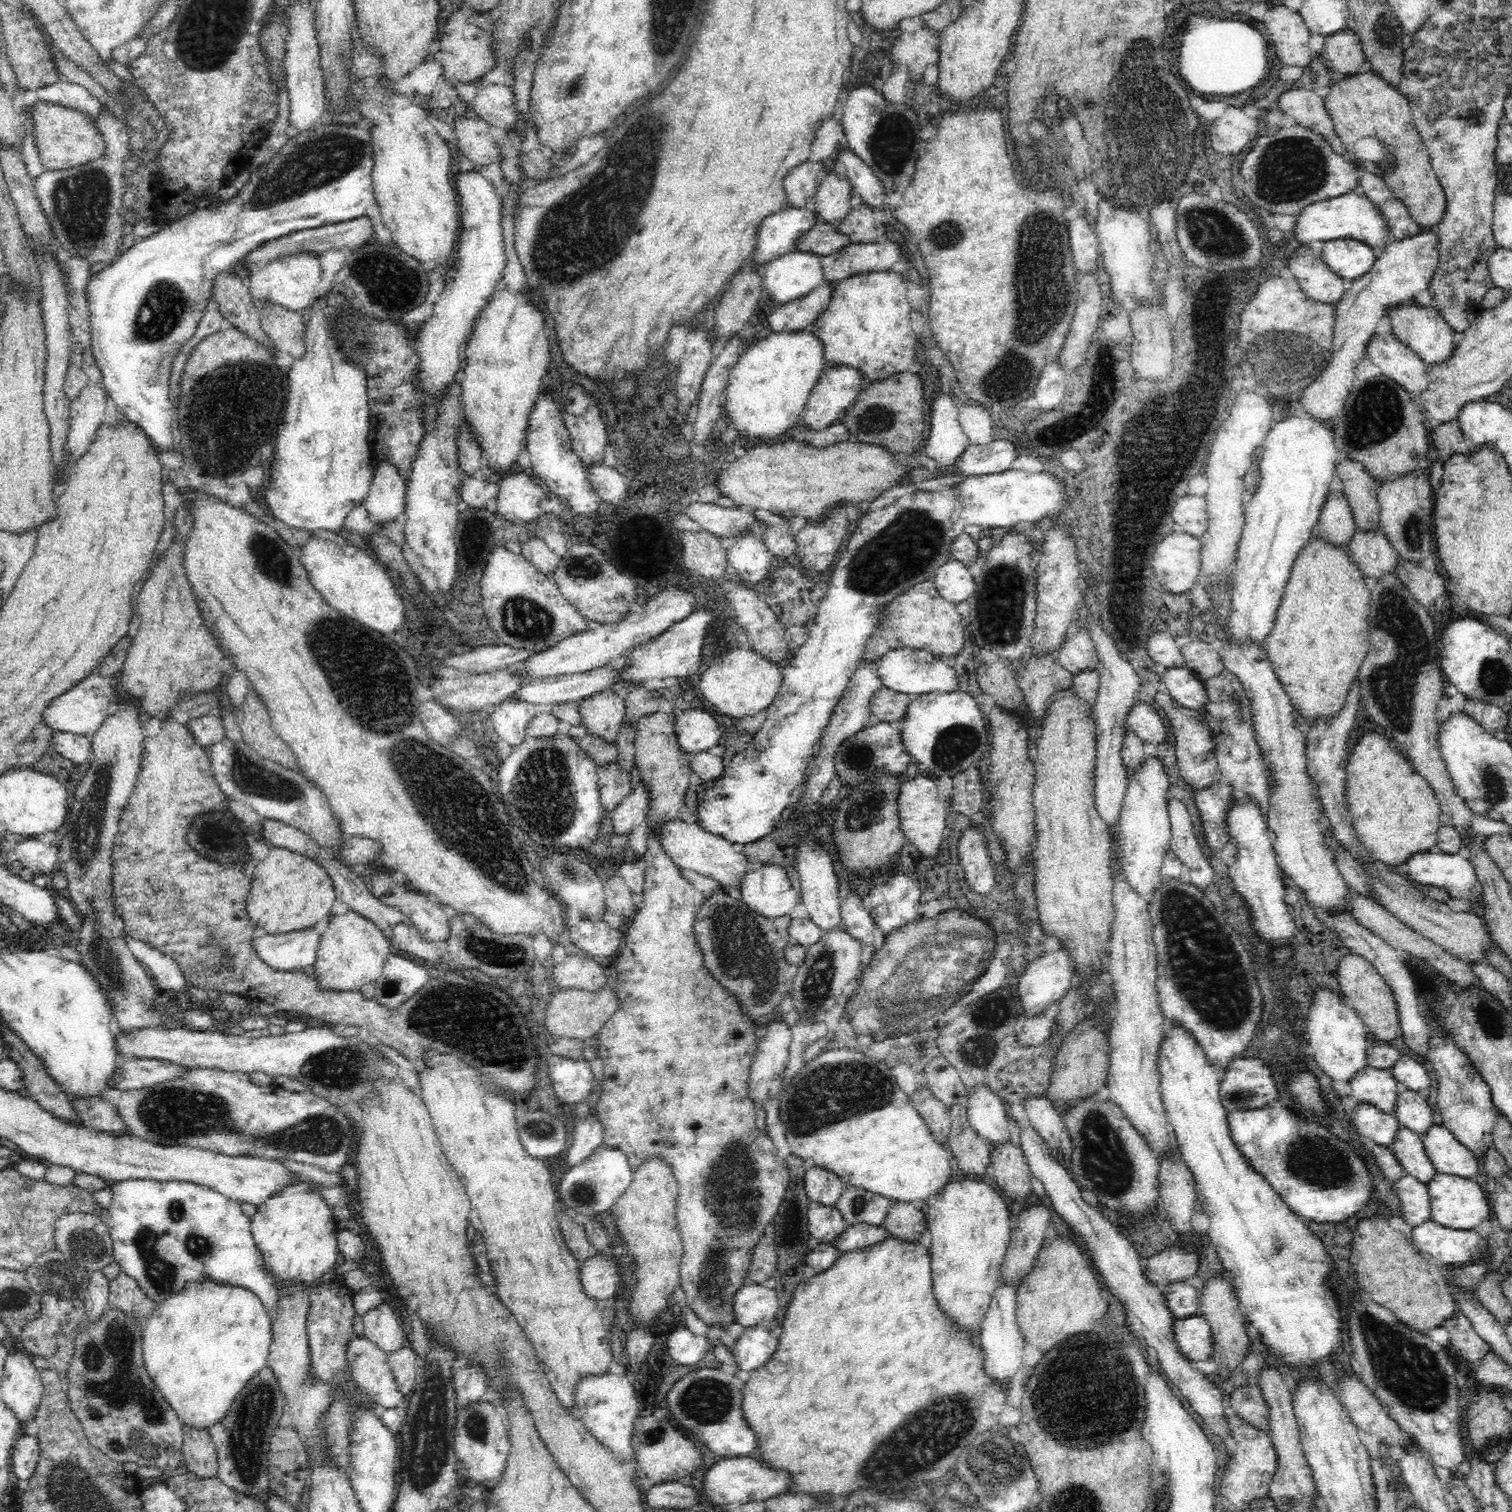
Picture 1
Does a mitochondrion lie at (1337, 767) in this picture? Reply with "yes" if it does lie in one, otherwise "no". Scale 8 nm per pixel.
no

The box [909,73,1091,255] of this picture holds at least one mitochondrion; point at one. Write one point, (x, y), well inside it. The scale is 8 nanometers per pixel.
(948, 234)

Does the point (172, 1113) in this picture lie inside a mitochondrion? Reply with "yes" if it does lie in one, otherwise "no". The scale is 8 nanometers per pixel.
yes

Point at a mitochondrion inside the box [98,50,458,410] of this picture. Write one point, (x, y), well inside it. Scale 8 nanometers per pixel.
(308, 166)

